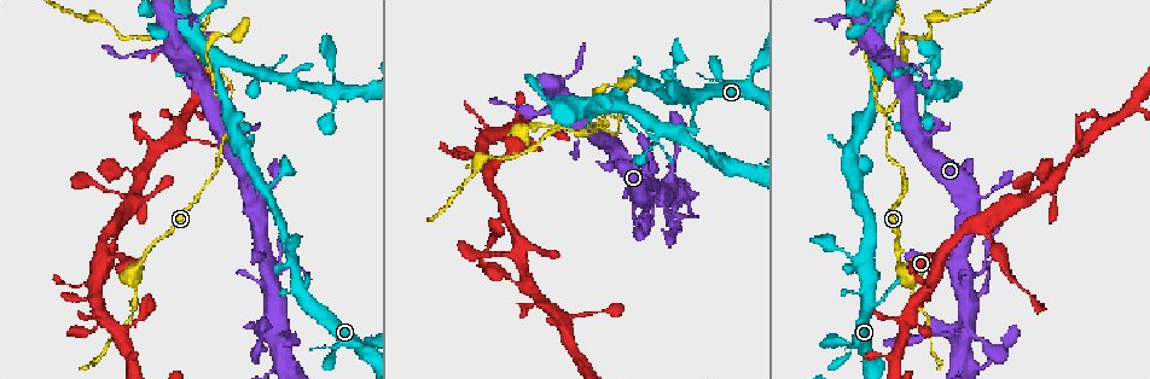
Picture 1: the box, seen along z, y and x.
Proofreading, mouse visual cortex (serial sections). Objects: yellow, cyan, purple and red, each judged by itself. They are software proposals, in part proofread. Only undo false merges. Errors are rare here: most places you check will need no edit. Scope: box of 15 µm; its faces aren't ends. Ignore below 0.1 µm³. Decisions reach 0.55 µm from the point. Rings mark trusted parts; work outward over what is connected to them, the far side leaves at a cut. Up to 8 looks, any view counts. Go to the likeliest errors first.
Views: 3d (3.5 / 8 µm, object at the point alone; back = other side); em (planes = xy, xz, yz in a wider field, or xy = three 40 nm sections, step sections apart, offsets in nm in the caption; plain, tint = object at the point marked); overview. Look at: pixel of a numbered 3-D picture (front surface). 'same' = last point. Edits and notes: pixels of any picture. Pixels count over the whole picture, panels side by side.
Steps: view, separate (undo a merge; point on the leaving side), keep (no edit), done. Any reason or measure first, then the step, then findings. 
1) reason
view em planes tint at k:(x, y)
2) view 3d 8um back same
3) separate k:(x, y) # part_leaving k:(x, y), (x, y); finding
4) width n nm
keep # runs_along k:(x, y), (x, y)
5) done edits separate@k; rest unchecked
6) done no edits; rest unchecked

three arms meet
view 3d 3.5um at 1:(885, 114)

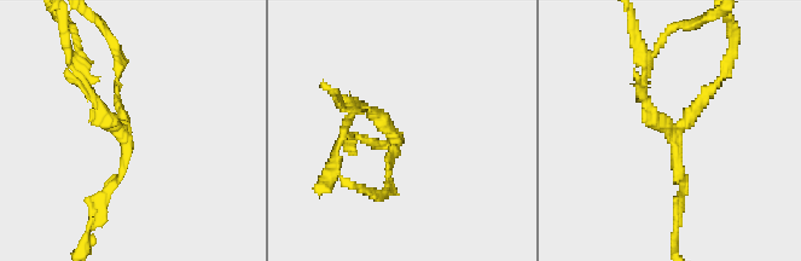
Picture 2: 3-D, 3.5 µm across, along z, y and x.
arms 3; arm_widths 100, 150, 150 nm; now the EM
view em xy step 5 tint at 2:(397, 135)

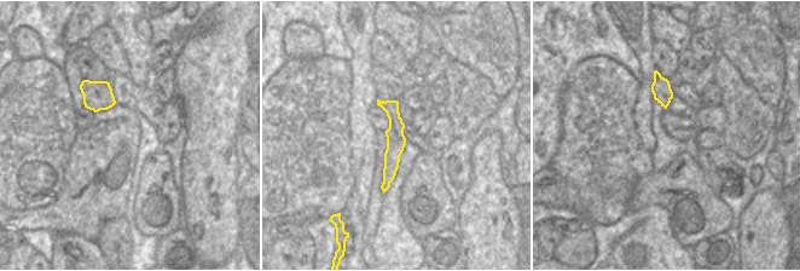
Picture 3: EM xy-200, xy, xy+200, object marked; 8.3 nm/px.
separate 2:(90, 91) # part_leaving 2:(111, 123), (81, 82), (74, 30); two cells meet here

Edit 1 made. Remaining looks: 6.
view overview

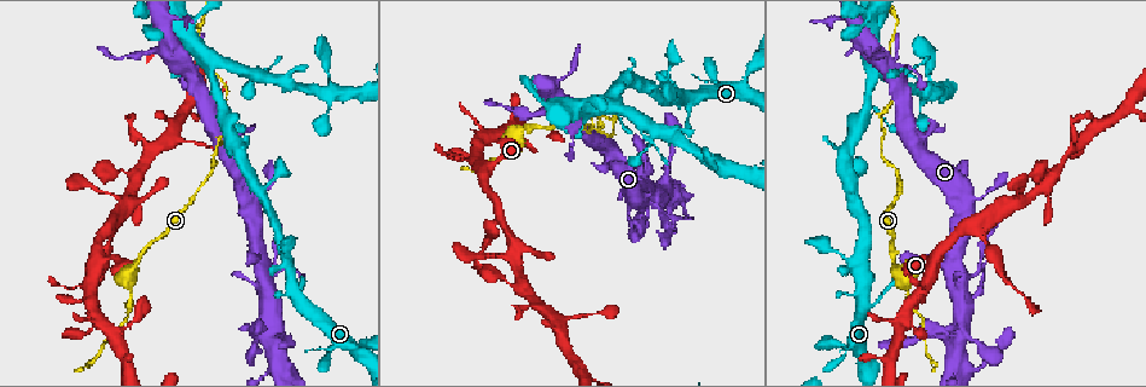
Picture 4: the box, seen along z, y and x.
abrupt turn
view 3d 3.5um back at 4:(650, 201)

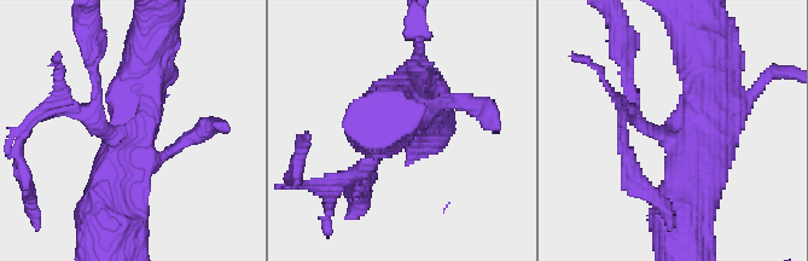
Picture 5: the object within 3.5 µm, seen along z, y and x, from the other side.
need the tissue
view em xy step 5 tint at 5:(679, 145)

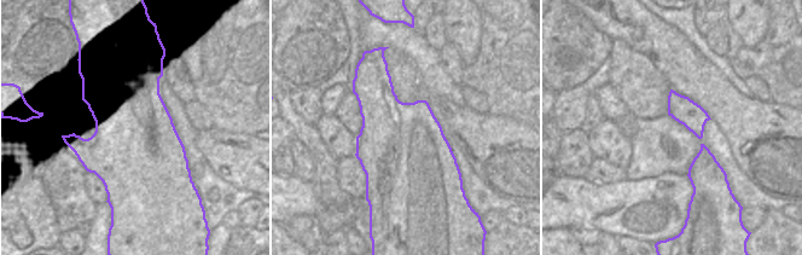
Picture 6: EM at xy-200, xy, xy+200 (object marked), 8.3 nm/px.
another direction
view em xy step 1 tint same

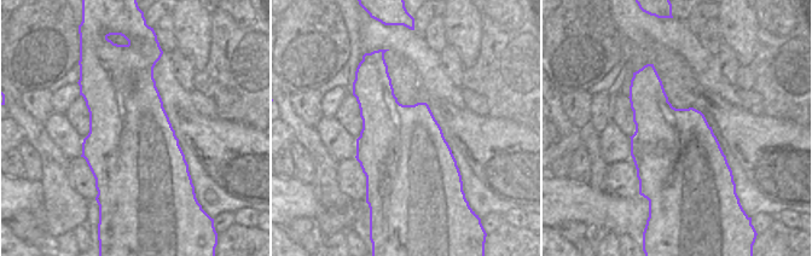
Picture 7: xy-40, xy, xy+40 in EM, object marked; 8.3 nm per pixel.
width 750 nm
keep # runs_along 5:(149, 64), (111, 195), (111, 220); continuous, no second cell

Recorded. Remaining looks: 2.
calibre changes
view 3d 3.5um at 4:(201, 143)

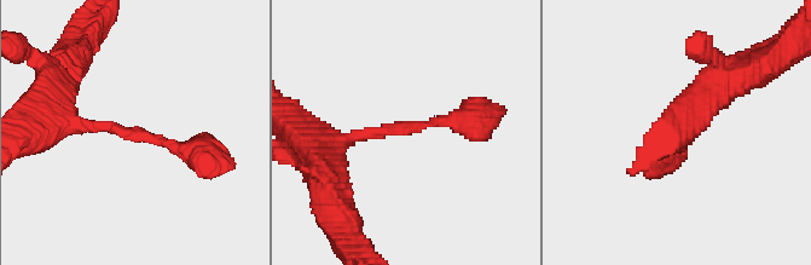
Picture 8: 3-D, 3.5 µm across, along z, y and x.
view em planes tint at 8:(404, 130)

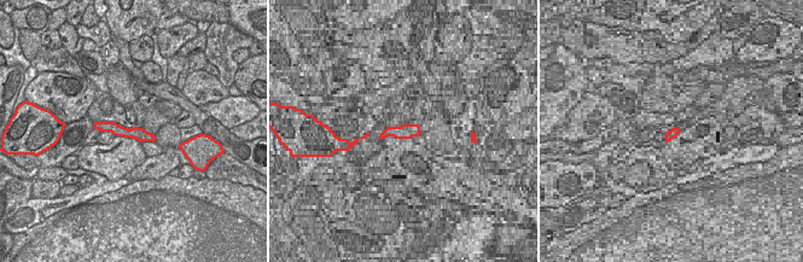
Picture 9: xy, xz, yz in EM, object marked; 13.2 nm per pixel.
keep # runs_along 8:(53, 122), (113, 126), (206, 159); continuous, no second cell

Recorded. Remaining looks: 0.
done edits separate@2; rest unchecked

